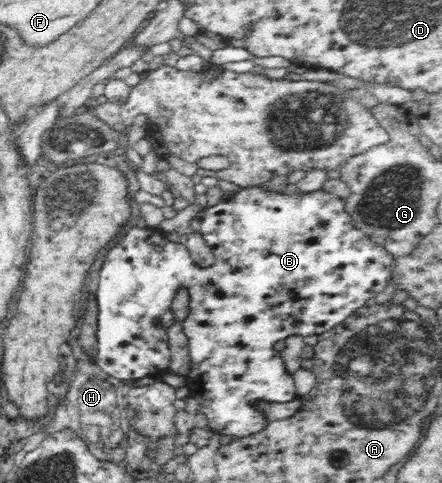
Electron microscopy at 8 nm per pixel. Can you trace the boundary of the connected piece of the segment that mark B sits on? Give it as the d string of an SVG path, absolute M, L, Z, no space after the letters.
M263 185L240 187L237 193L224 193L224 198L220 203L212 207L205 207L196 214L191 220L191 228L195 232L201 233L207 245L213 251L215 262L211 266L200 267L199 263L195 263L195 259L191 258L191 253L188 252L187 246L181 245L178 242L168 241L166 238L166 229L160 227L157 229L148 229L147 227L139 228L133 224L126 229L125 236L110 248L104 257L103 262L99 262L97 274L99 274L99 284L95 294L97 303L97 344L96 356L98 365L115 380L118 381L138 381L145 376L154 376L159 374L161 370L168 369L170 365L170 348L168 337L165 333L169 326L173 326L173 312L171 312L171 302L175 298L175 292L179 288L187 288L191 294L191 300L187 300L187 312L189 316L185 318L185 334L189 336L188 344L191 350L192 368L189 374L188 388L190 395L193 397L200 408L200 412L207 415L209 420L209 430L215 431L221 435L229 435L233 439L238 439L250 434L255 434L260 430L267 428L267 417L263 411L257 409L259 402L275 402L283 404L291 402L299 398L294 386L292 374L287 371L285 363L281 362L279 352L273 349L273 344L278 340L286 340L291 335L310 335L323 334L328 330L333 329L338 324L343 323L346 318L349 318L355 310L362 308L372 302L379 292L385 290L387 282L395 264L395 259L392 254L389 254L383 246L372 241L364 232L356 229L350 221L350 216L345 210L345 203L342 198L335 194L327 193L322 189L311 193L295 193L293 187L283 193L269 192L264 189Z

